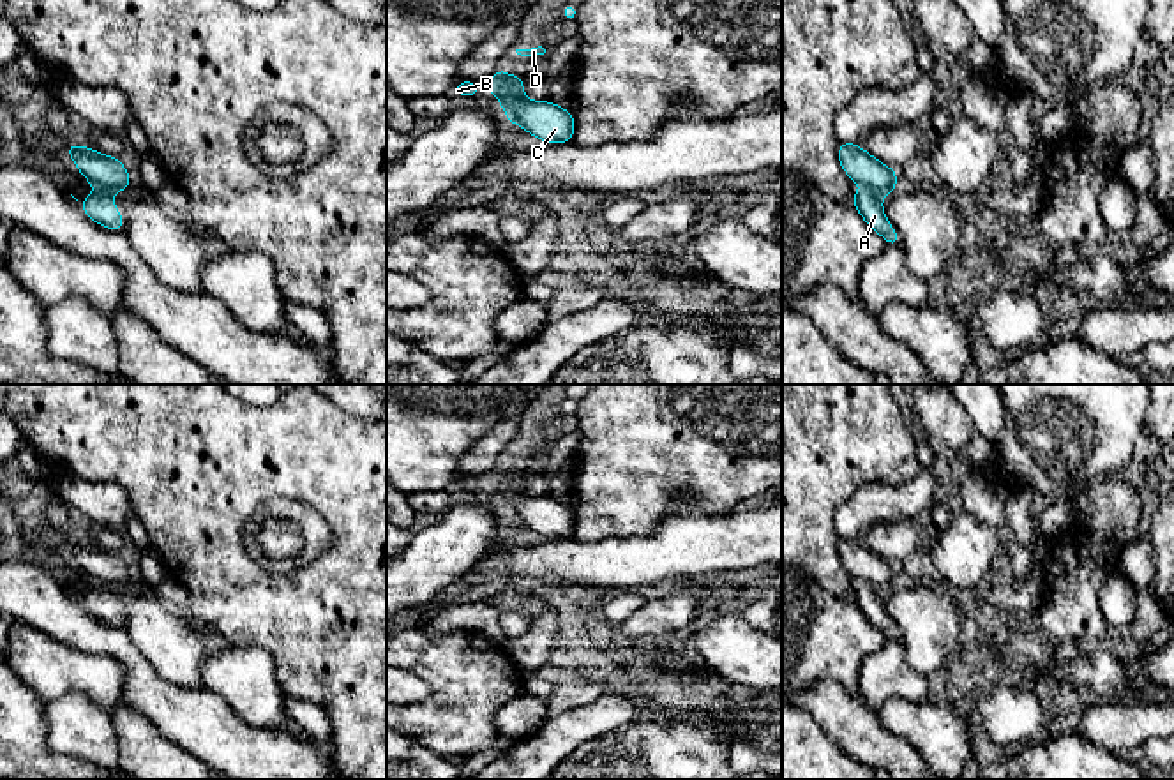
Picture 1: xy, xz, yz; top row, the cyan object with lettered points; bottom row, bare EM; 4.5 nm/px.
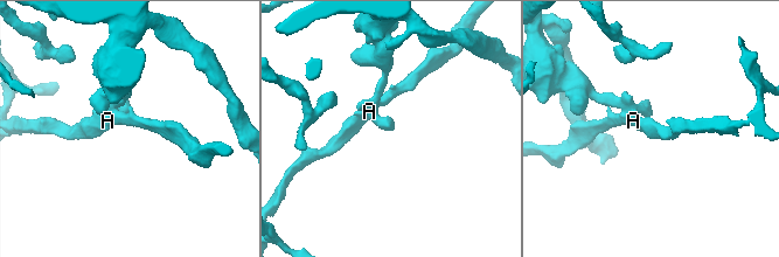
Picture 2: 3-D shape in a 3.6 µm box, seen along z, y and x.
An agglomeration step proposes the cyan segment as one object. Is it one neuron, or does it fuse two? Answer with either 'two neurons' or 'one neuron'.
two neurons

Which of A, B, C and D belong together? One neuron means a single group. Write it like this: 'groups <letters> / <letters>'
groups A B D / C

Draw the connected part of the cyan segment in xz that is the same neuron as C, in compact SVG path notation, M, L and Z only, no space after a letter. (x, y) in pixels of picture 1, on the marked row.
M519 76L493 78L487 90L496 95L508 122L517 124L546 143L570 143L574 138L574 113L551 101L528 101Z

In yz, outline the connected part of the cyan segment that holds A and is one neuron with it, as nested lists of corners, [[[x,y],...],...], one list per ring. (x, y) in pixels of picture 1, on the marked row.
[[[865,185],[853,196],[851,203],[856,206],[865,222],[879,233],[888,245],[900,245],[897,231],[890,226],[883,212],[881,198],[883,196],[879,192]]]

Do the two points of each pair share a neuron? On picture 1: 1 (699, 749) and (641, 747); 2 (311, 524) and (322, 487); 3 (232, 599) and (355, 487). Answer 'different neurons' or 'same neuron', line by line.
1: same neuron
2: different neurons
3: same neuron

